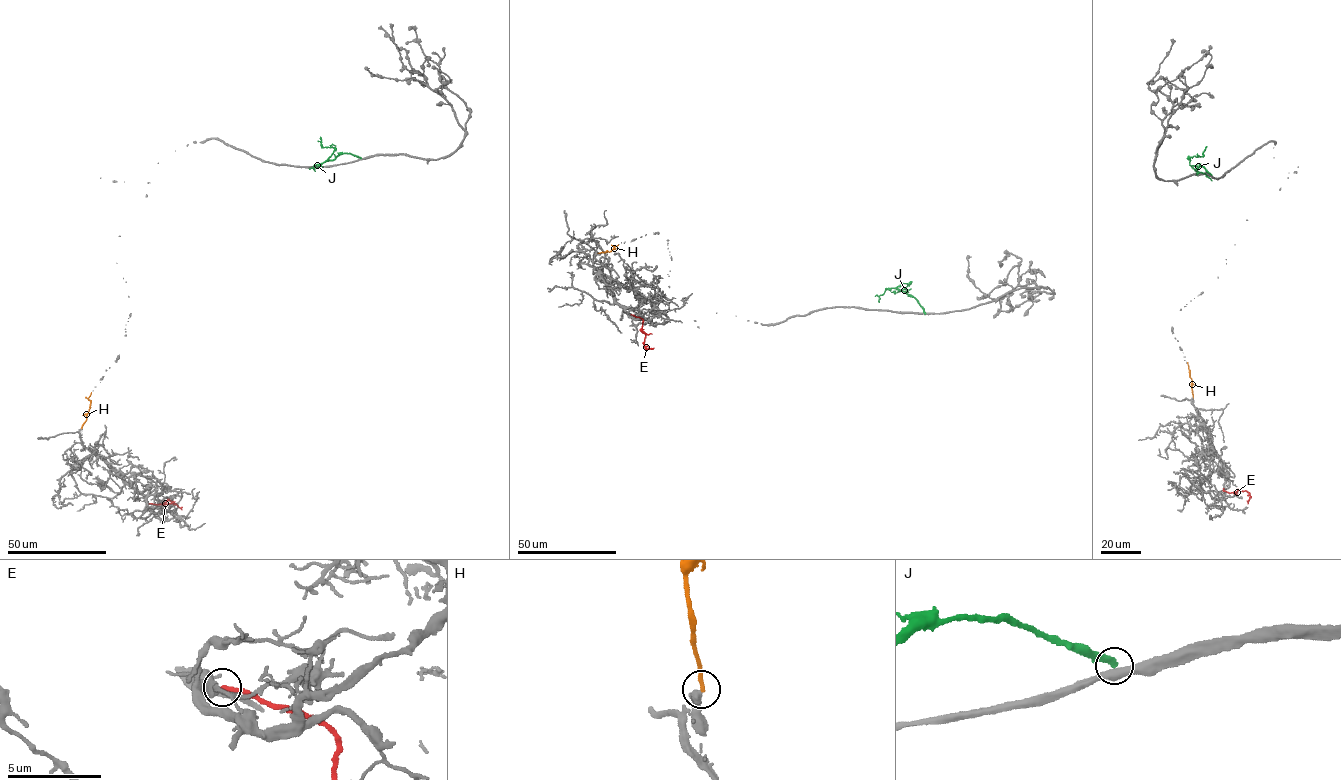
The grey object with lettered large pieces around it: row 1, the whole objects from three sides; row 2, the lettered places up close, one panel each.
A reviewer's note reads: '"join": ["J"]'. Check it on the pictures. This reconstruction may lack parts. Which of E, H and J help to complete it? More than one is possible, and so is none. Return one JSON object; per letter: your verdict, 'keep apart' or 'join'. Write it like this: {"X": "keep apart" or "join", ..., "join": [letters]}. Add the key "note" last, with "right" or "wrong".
{"E": "join", "H": "keep apart", "J": "keep apart", "join": ["E"], "note": "wrong"}

